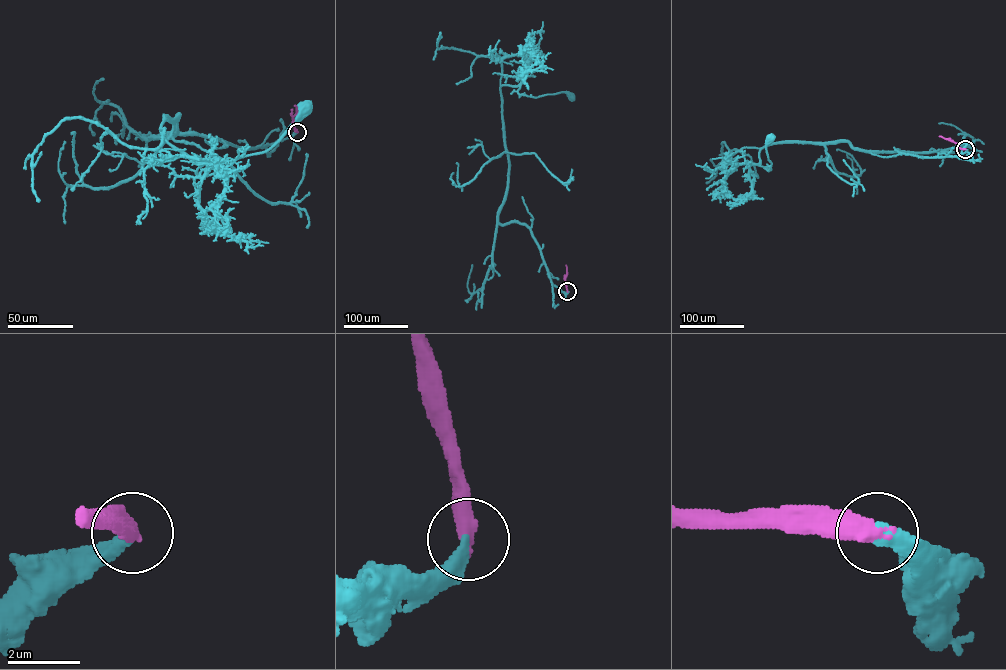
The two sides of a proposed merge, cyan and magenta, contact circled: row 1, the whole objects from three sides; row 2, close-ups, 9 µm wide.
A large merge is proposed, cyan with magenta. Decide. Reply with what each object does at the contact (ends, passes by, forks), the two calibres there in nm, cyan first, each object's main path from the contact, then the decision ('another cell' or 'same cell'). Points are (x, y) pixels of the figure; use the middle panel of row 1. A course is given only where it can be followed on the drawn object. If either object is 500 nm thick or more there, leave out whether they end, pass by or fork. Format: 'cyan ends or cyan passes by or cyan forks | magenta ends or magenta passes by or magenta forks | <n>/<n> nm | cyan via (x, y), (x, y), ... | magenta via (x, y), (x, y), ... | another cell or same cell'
cyan ends | magenta ends | 440/480 nm | cyan via (567, 292), (552, 283), (531, 231), (498, 221), (508, 174), (500, 87), (572, 97) | magenta via (567, 291), (566, 265) | same cell

